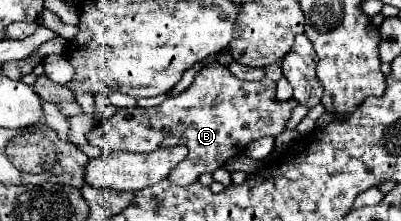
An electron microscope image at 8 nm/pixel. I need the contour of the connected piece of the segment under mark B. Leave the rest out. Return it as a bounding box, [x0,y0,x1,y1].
[87,63,297,185]

